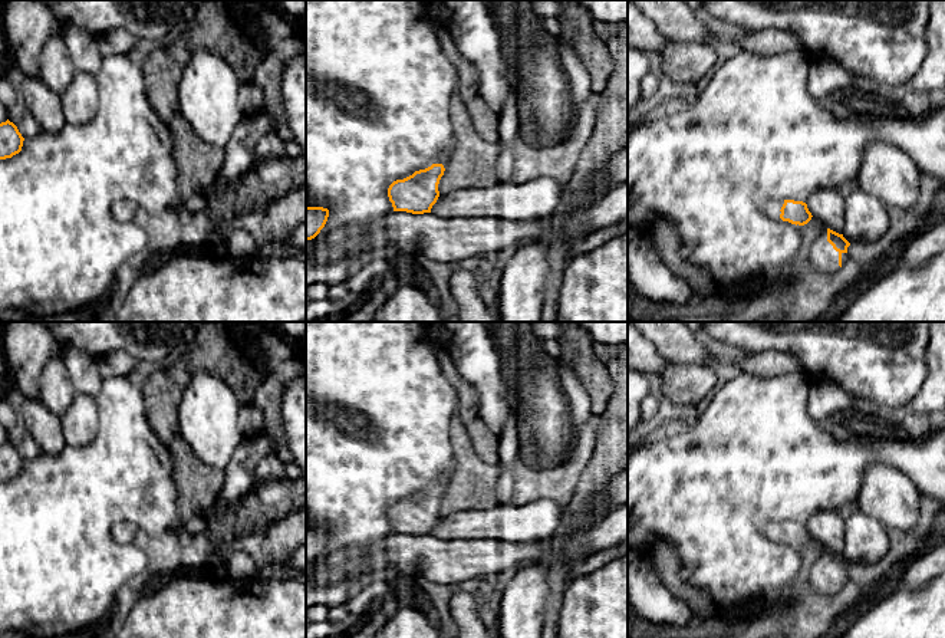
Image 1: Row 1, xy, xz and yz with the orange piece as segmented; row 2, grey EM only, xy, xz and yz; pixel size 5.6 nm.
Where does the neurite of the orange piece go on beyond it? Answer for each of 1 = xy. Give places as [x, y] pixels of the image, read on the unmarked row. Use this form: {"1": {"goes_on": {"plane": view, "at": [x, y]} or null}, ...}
{"1": {"goes_on": null}}

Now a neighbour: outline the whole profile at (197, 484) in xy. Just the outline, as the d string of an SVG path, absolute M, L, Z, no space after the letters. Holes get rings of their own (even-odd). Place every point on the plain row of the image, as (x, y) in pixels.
M178 434L168 450L174 458L174 481L180 524L210 509L224 486L224 470L205 466Z

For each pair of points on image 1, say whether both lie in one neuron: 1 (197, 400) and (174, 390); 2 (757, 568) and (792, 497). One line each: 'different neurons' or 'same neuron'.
1: different neurons
2: same neuron

